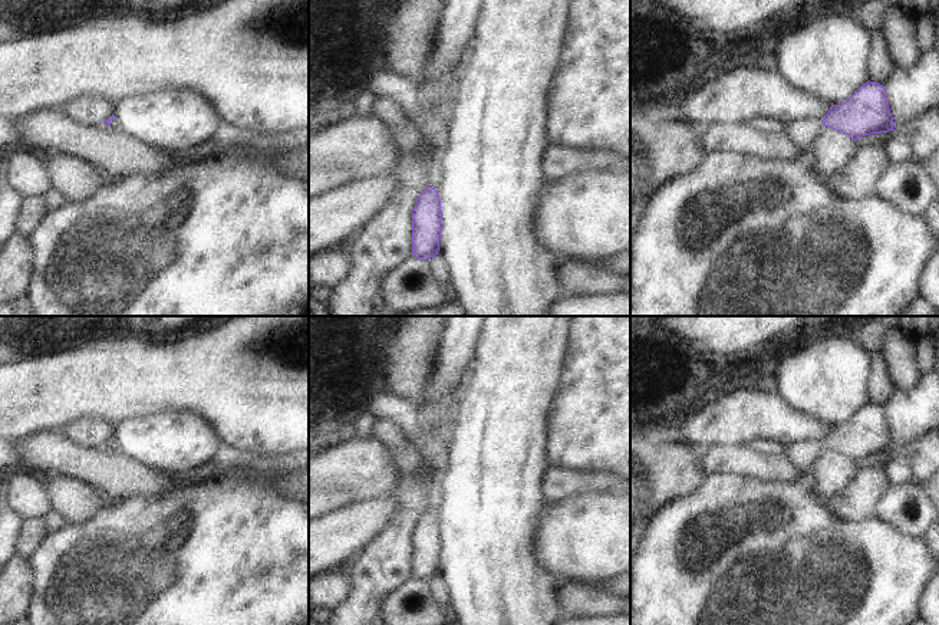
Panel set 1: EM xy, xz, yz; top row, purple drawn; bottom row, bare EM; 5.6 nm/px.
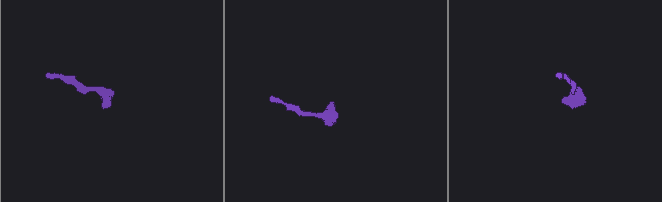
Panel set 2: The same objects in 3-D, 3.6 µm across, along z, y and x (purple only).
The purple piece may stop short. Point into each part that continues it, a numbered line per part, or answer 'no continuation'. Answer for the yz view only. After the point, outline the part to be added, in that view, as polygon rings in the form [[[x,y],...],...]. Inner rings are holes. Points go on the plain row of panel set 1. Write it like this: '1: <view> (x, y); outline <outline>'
1: yz (803, 454); outline [[[801,440],[785,445],[784,455],[794,464],[794,467],[805,474],[811,471],[813,464],[824,450],[824,444],[820,440]]]

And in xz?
1: xz (432, 489); outline [[[431,477],[425,484],[425,499],[428,503],[428,507],[438,511],[441,506],[441,477]]]

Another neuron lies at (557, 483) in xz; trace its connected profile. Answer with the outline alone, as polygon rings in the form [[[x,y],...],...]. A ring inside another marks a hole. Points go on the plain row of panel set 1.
[[[559,466],[548,467],[541,478],[541,491],[547,501],[560,500],[590,489],[630,493],[630,480],[610,471],[581,471]]]

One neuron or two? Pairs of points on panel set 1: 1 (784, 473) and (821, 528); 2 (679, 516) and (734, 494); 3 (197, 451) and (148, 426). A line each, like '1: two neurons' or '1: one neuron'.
1: two neurons
2: one neuron
3: one neuron

